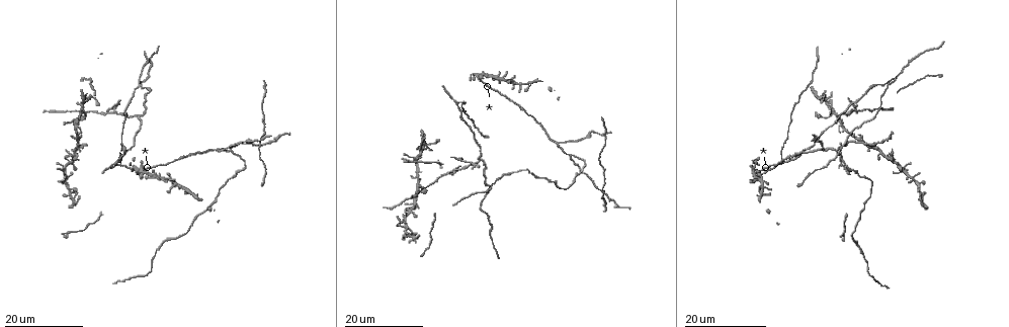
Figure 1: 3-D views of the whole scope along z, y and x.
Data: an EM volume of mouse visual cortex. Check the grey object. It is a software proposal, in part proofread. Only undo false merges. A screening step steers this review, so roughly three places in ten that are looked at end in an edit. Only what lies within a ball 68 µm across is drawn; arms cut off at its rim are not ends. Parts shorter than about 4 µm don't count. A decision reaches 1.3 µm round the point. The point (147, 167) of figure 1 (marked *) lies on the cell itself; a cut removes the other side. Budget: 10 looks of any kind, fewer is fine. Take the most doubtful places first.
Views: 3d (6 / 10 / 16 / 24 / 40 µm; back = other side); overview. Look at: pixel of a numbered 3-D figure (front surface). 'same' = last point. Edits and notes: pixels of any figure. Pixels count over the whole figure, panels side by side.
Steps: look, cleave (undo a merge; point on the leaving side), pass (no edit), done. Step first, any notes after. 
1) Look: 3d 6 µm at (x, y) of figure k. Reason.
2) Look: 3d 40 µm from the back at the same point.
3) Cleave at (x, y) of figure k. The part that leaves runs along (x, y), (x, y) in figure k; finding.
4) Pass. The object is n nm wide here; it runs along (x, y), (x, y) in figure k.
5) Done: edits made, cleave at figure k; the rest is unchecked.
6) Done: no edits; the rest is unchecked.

Look: 3d 16 µm at (826, 99) of figure 1. Side arm on a straight run.

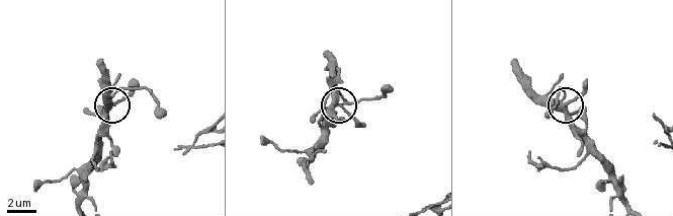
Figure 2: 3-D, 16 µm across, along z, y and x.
Look: 3d 10 µm at (116, 99) of figure 2.

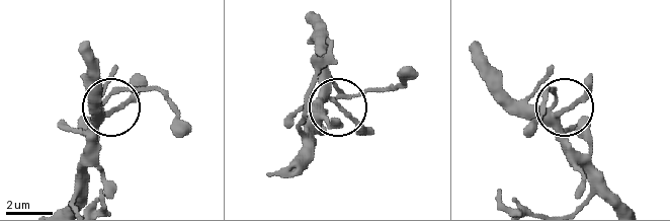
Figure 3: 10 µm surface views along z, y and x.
Pass. 3 arms meet here; continuous, no second cell.

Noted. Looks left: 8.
Look: 3d 24 µm at (107, 111) of figure 1. Three-way junction.

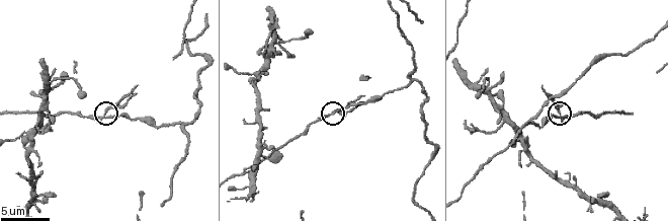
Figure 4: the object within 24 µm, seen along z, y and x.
Look: 3d 6 µm at (560, 117) of figure 4.

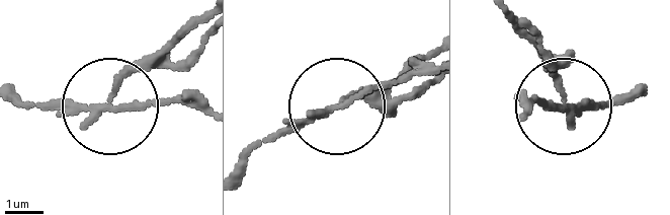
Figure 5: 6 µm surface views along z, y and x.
Look: 3d 6 µm from the back at (341, 104) of figure 5. Other side.

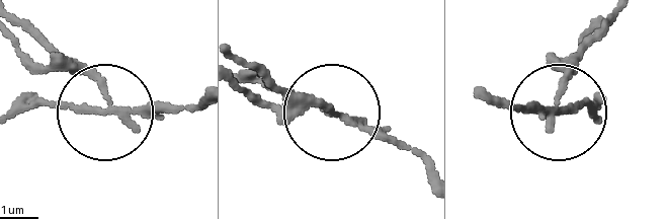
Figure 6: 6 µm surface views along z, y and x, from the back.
Cleave at (85, 68) of figure 6. 3 arms meet here; the part that leaves runs along (113, 106), (10, 22) in figure 6; a second cell is stuck on.

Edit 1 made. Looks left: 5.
Look: 3d 24 µm at (840, 166) of figure 1. Three-way junction.

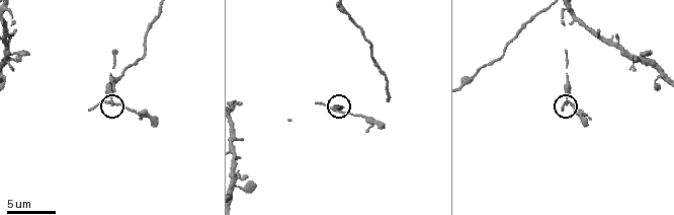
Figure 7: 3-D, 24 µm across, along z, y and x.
Look: 3d 10 µm at (338, 110) of figure 7.

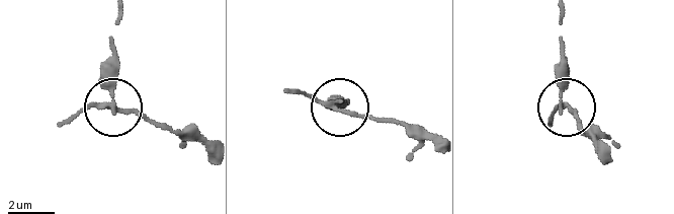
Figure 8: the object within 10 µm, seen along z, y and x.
Cleave at (136, 112) of figure 8. The side arm is 6 µm long; the part that leaves runs along (110, 106), (138, 110), (183, 129), (206, 151) in figure 8; two cells meet here.

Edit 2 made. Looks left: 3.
Look: 3d 6 µm at (526, 124) of figure 4. Three arms meet.

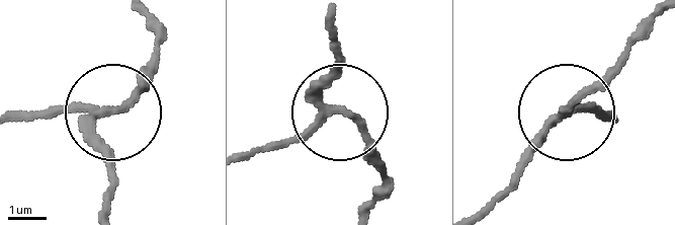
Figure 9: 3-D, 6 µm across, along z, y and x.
Pass. The side arm is 37 µm long; continuous, no second cell.

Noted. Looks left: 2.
Look: 3d 16 µm at (118, 163) of figure 1. Branch point.

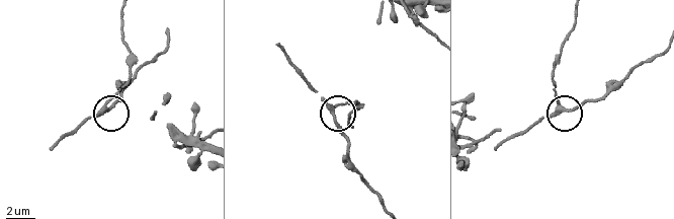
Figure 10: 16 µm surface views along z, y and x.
Look: 3d 10 µm at (565, 111) of figure 10.

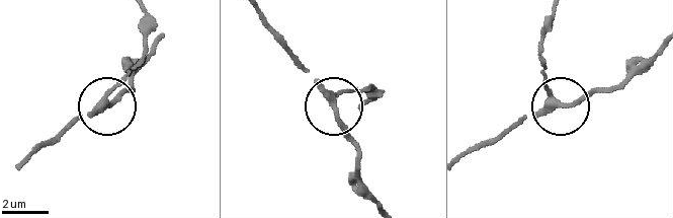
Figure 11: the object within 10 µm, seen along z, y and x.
Pass. The side arm is 7 µm long; continuous, no second cell.

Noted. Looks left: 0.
Done: edits made, cleave at figure 6, cleave at figure 8; the rest is unchecked.

